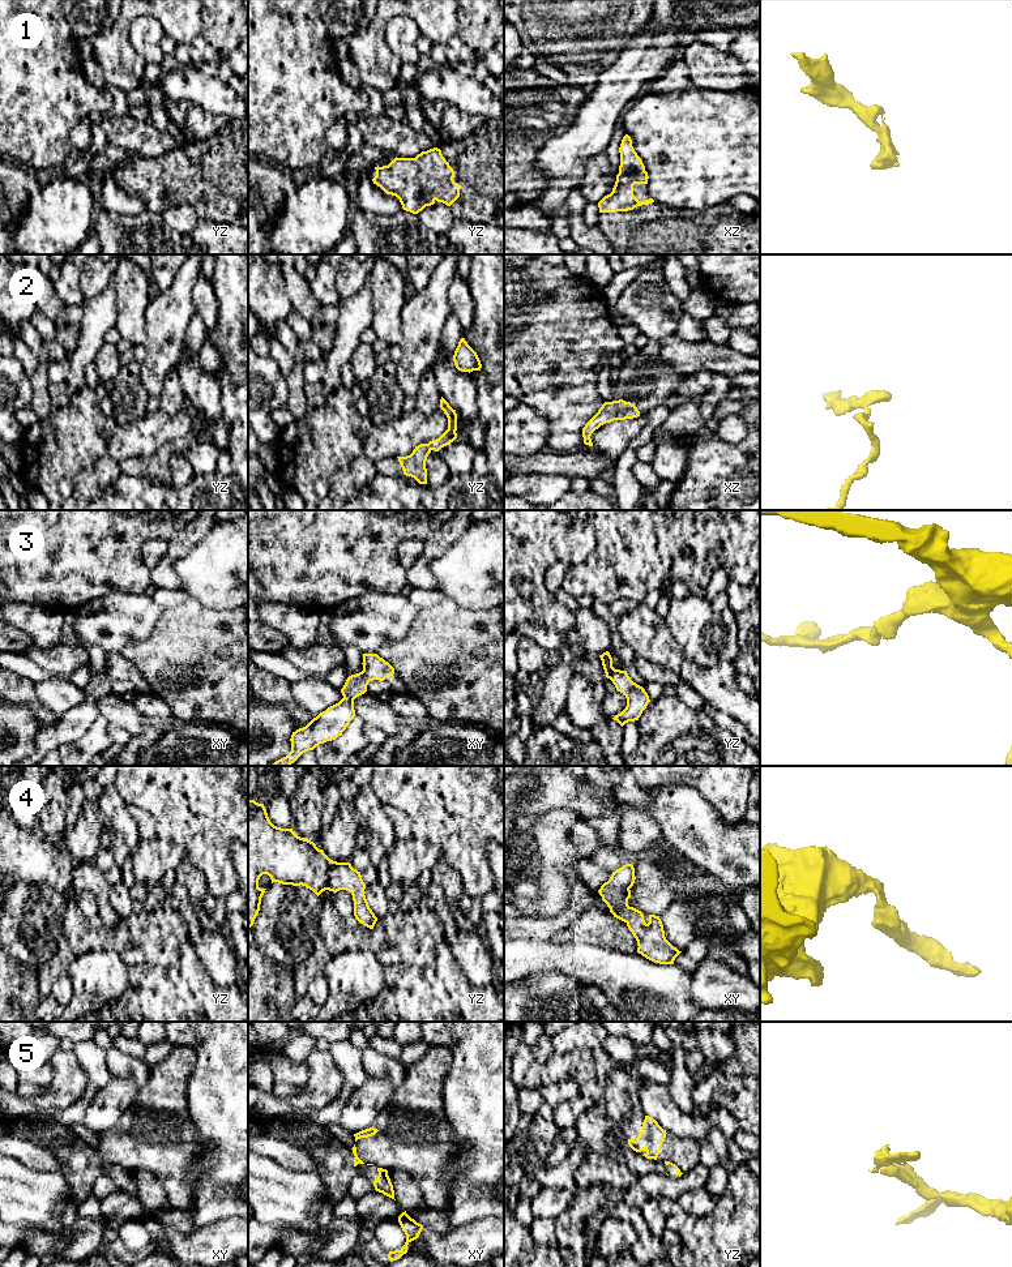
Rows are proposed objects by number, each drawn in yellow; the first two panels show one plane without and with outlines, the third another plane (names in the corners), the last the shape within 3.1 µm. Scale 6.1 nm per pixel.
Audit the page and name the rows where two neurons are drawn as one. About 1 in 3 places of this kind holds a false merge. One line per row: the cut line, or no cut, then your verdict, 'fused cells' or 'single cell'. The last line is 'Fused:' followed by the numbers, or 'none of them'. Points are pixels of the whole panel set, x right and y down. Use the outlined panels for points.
1: no cut; single cell
2: no cut; single cell
3: no cut; single cell
4: no cut; single cell
5: cut in xy along (354, 1158), (362, 1163); fused cells
Fused: 5

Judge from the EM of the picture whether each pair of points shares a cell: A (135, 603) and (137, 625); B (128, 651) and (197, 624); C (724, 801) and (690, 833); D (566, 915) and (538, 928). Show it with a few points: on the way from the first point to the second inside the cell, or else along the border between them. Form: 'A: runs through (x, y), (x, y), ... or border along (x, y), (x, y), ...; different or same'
A: runs through (135, 608), (135, 620); same
B: runs through (145, 651), (170, 651), (180, 641); same
C: border along (694, 788), (724, 821), (727, 824), (741, 821); different
D: runs through (559, 921), (545, 928); same

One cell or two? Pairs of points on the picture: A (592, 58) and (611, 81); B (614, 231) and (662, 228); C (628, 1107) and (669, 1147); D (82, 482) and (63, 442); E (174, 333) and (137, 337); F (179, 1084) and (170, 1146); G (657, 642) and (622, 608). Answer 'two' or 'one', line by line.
A: two
B: one
C: one
D: two
E: two
F: one
G: one

